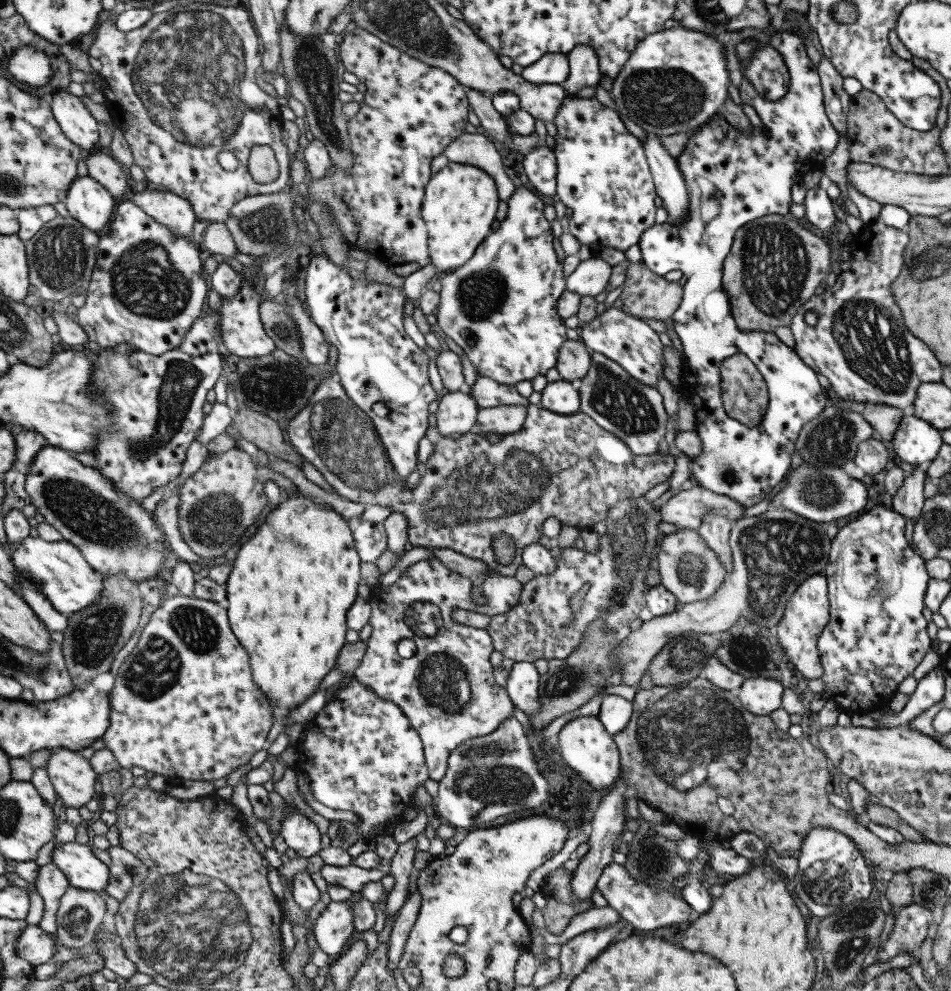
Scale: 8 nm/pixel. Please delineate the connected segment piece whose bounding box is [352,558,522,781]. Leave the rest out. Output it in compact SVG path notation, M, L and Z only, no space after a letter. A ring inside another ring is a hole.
M430 558L413 563L399 575L399 578L385 588L374 587L374 591L365 596L370 606L368 624L371 634L366 641L366 649L361 660L352 671L352 675L363 686L366 686L377 698L388 700L407 717L411 728L418 734L422 742L424 763L428 778L438 781L444 776L446 758L450 752L465 740L489 734L499 726L499 723L511 716L514 704L510 701L503 686L494 681L489 654L493 645L485 630L456 624L452 621L451 611L455 608L486 614L498 615L507 612L516 605L522 584L509 575L491 572L478 586L484 596L483 604L475 604L471 592L476 586L460 574L448 570L439 560ZM401 640L411 640L415 650L409 659L397 655L395 646Z

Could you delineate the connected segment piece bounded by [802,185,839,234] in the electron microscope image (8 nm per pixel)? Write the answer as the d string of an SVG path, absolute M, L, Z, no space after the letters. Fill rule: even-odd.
M819 185L806 190L805 197L803 198L802 205L804 206L805 218L828 234L831 226L835 222L839 222L835 215L833 215L833 207L831 207L831 199L827 196L826 190L821 189Z

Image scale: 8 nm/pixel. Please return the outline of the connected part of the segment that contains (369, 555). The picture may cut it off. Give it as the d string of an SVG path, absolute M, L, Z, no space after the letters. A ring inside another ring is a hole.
M363 520L353 525L351 534L360 562L374 563L387 550L383 524Z

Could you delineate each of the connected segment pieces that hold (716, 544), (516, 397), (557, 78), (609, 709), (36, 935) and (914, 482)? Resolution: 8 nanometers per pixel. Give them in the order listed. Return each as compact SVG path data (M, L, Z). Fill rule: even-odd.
M705 515L701 525L697 527L699 537L706 542L707 548L717 555L717 561L723 565L727 574L731 573L731 552L728 545L731 528L731 522L721 515Z
M477 374L475 382L466 391L474 398L476 407L487 408L497 405L521 405L526 407L529 401L521 396L513 385L502 385L488 376Z
M545 54L533 64L525 66L521 77L529 84L557 84L569 75L568 59L563 54Z
M613 694L605 695L600 700L596 717L603 725L605 732L612 735L619 732L628 723L629 715L632 713L630 702Z
M27 925L21 938L18 940L18 953L20 957L26 958L31 966L36 967L49 963L55 956L59 943L58 936L53 938L44 927L39 925Z
M914 465L912 472L902 478L901 488L891 498L892 509L901 517L908 518L912 524L917 522L924 502L922 496L924 466Z

